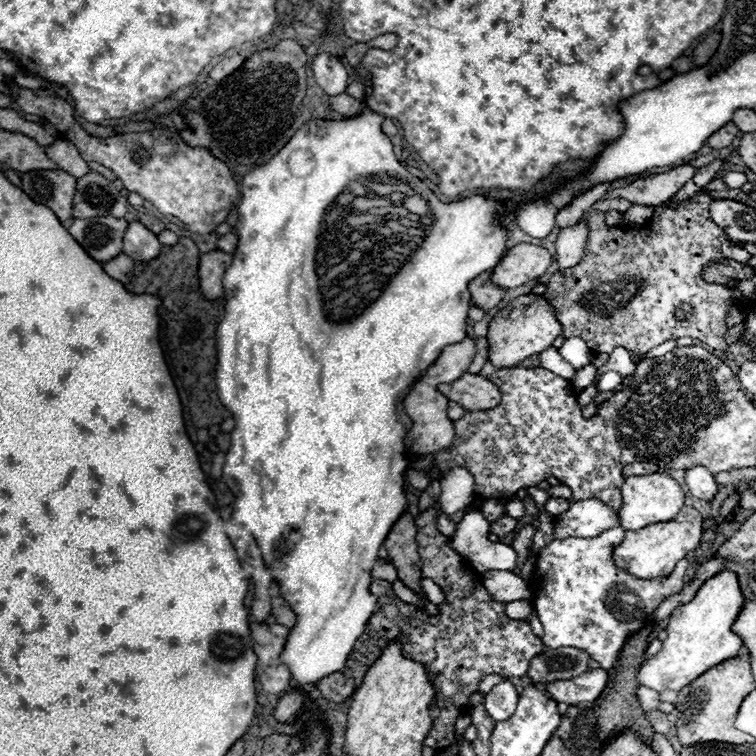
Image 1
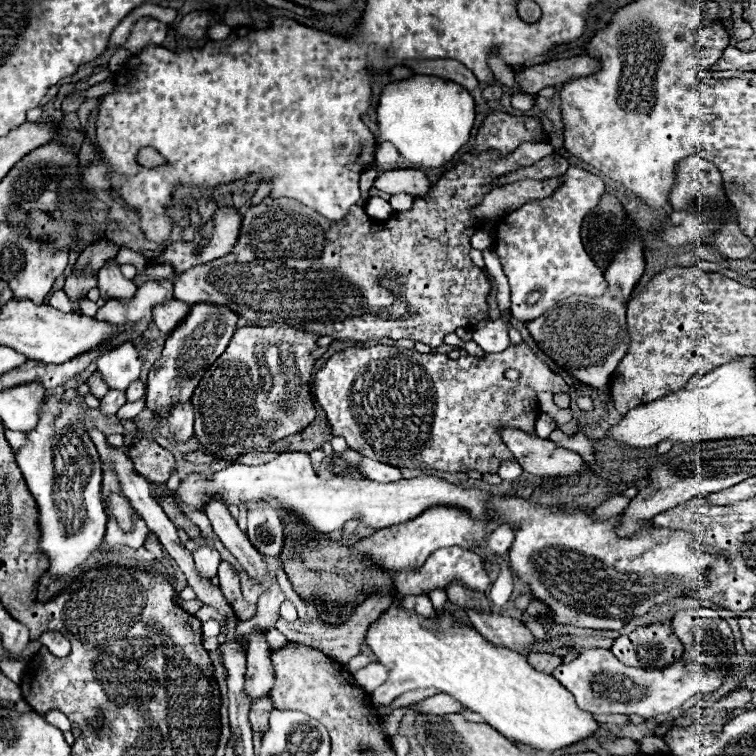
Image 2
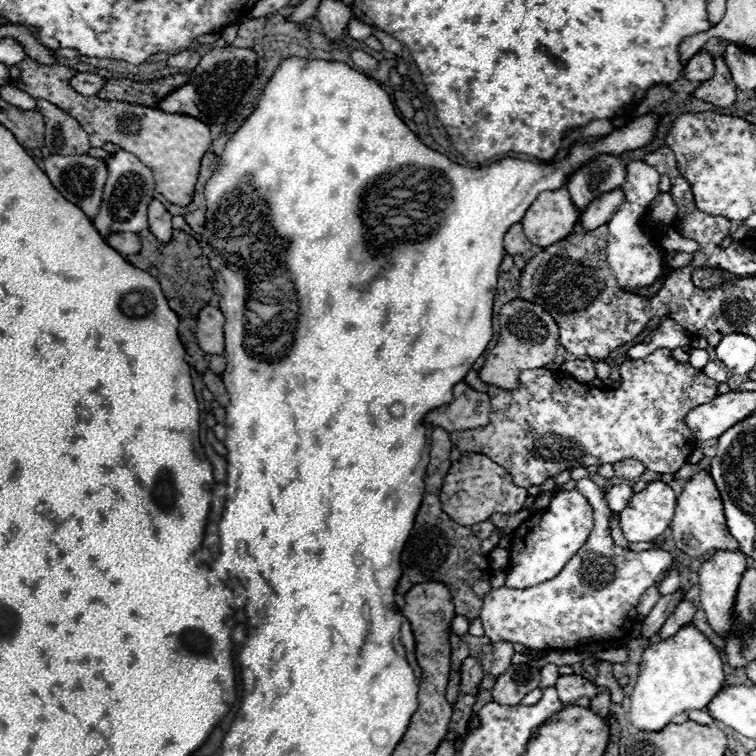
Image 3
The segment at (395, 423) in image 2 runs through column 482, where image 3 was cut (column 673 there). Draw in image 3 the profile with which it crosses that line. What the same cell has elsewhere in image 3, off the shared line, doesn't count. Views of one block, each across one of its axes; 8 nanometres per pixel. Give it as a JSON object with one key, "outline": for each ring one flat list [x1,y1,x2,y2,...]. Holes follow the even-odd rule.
{"outline":[[656,350,644,360,626,360,620,367,620,388,616,390,596,390,584,382,574,380,572,376,560,370,526,370,520,374,520,386,514,390,500,390,496,386,488,388,488,396,492,402,490,424,452,432,452,444,458,446,462,454,480,452,492,458,496,464,506,468,514,484,520,488,540,486,544,480,560,474,562,470,572,470,578,466,602,466,614,464,624,458,634,458,644,464,644,468,658,474,674,474,678,472,694,444,696,438,684,424,684,416,706,402,712,402,718,396,718,382,708,378,702,370,692,368,688,362,676,362,670,350]]}

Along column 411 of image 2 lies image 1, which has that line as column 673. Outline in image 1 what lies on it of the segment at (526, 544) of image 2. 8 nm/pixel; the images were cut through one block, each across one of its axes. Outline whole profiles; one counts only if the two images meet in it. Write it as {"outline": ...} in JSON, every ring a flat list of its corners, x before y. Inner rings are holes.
{"outline":[[656,472,648,476,628,476,622,486,622,508,620,508,620,526,624,530,638,530,656,522,670,522,684,508,686,494,680,484,668,474]]}

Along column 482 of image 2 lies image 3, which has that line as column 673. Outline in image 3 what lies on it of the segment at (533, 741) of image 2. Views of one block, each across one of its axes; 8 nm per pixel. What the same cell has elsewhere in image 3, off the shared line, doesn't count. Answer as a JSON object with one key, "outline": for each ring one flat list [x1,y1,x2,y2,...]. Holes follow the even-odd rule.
{"outline":[[684,626,670,640,652,644,644,650,642,662,640,662,640,672,636,678,636,686,634,686,634,692,630,694,630,722,638,730,658,732,664,726,668,726,672,722,672,718,680,712,704,710,722,686,724,686,724,672,722,672,722,662,720,662,716,648,694,626]]}

